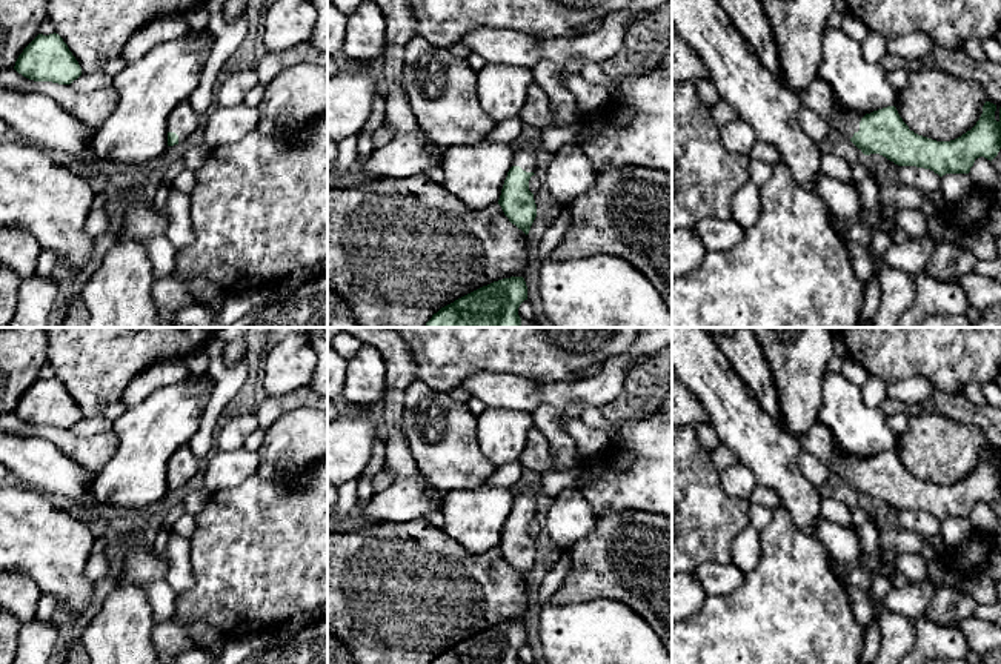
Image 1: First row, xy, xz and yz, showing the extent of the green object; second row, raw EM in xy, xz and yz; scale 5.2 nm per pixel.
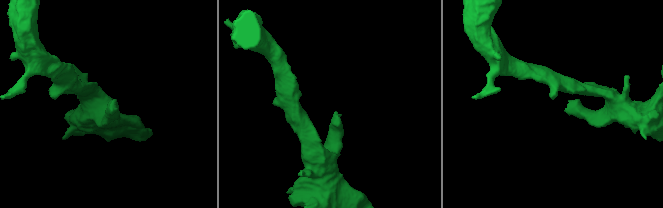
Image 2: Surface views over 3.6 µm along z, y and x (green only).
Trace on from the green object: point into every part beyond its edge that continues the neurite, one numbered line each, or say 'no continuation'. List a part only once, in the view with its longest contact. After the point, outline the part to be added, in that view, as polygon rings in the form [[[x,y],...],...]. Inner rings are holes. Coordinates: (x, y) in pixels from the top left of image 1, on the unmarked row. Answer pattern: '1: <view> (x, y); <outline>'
1: yz (818, 441); [[[823,423],[815,424],[809,432],[803,433],[803,435],[793,435],[793,437],[800,441],[803,450],[812,453],[815,458],[818,458],[821,463],[824,463],[827,466],[830,475],[836,475],[836,476],[843,478],[847,484],[850,484],[853,481],[853,478],[860,475],[860,466],[864,460],[853,456],[853,455],[844,455],[841,450],[838,450],[833,444],[830,430]],[[789,432],[789,433],[792,433],[792,432]]]

